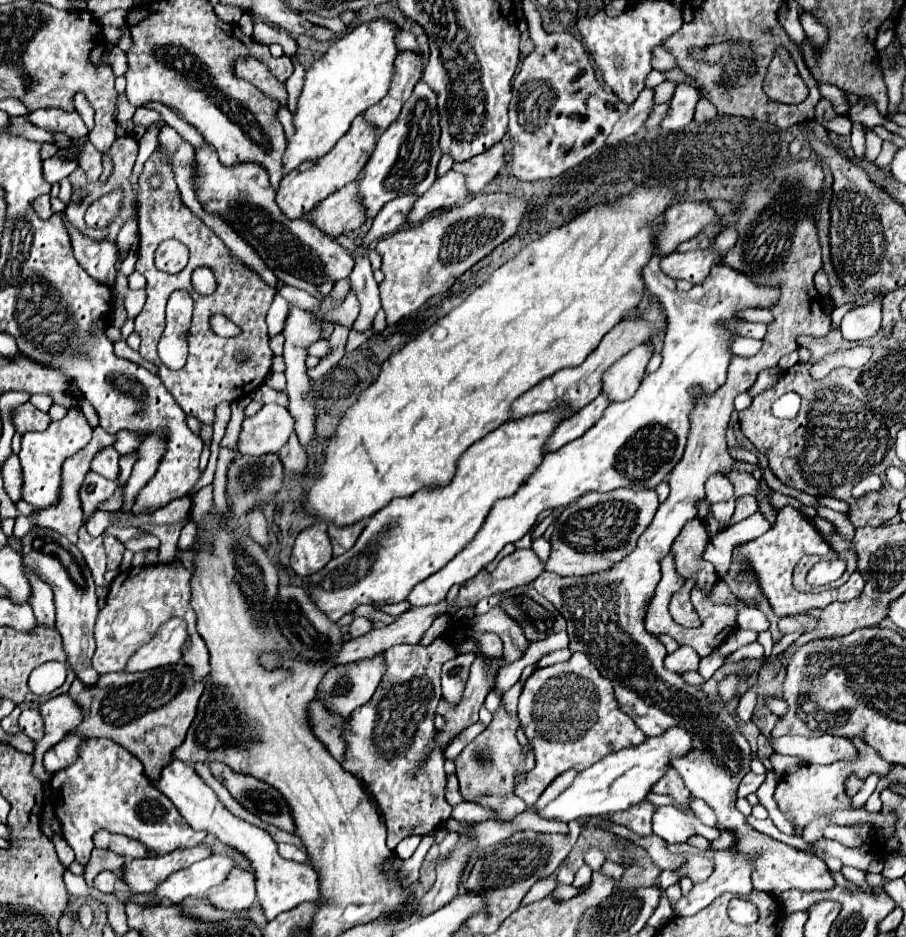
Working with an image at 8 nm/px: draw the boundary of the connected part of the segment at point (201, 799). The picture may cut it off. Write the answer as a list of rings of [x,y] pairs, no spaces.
[[[174,759],[170,765],[166,765],[162,769],[160,779],[152,781],[152,785],[158,787],[166,797],[172,799],[172,803],[176,805],[180,815],[190,823],[192,829],[206,831],[206,833],[218,837],[218,841],[236,849],[238,853],[242,853],[250,861],[252,873],[256,877],[258,901],[260,901],[262,911],[264,911],[268,921],[272,921],[274,917],[278,917],[284,911],[298,907],[304,901],[316,901],[316,897],[320,897],[316,871],[310,865],[300,865],[296,861],[282,859],[278,849],[276,849],[274,839],[264,829],[250,825],[244,819],[234,817],[224,807],[224,803],[216,797],[216,793],[196,775],[196,771],[190,765]]]

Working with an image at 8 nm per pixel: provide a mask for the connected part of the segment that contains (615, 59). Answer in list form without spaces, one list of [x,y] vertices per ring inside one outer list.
[[[638,1],[628,7],[618,17],[608,17],[604,11],[594,15],[580,15],[578,31],[584,37],[586,47],[590,49],[598,69],[602,71],[604,83],[630,105],[638,93],[644,89],[644,79],[652,71],[650,51],[656,45],[662,45],[666,37],[676,33],[682,27],[680,7],[668,1]]]

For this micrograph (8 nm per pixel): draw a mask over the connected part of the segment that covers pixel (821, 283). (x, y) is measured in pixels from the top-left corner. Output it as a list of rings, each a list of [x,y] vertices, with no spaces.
[[[820,269],[814,277],[814,283],[816,283],[816,289],[820,295],[830,295],[830,281],[828,281],[828,275]]]

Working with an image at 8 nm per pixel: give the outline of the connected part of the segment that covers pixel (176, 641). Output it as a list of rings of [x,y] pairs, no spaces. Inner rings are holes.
[[[170,619],[164,625],[158,627],[154,633],[152,641],[142,645],[126,663],[126,671],[136,673],[136,671],[150,671],[166,665],[174,665],[180,661],[180,649],[184,641],[188,639],[186,635],[186,625],[180,619]]]

